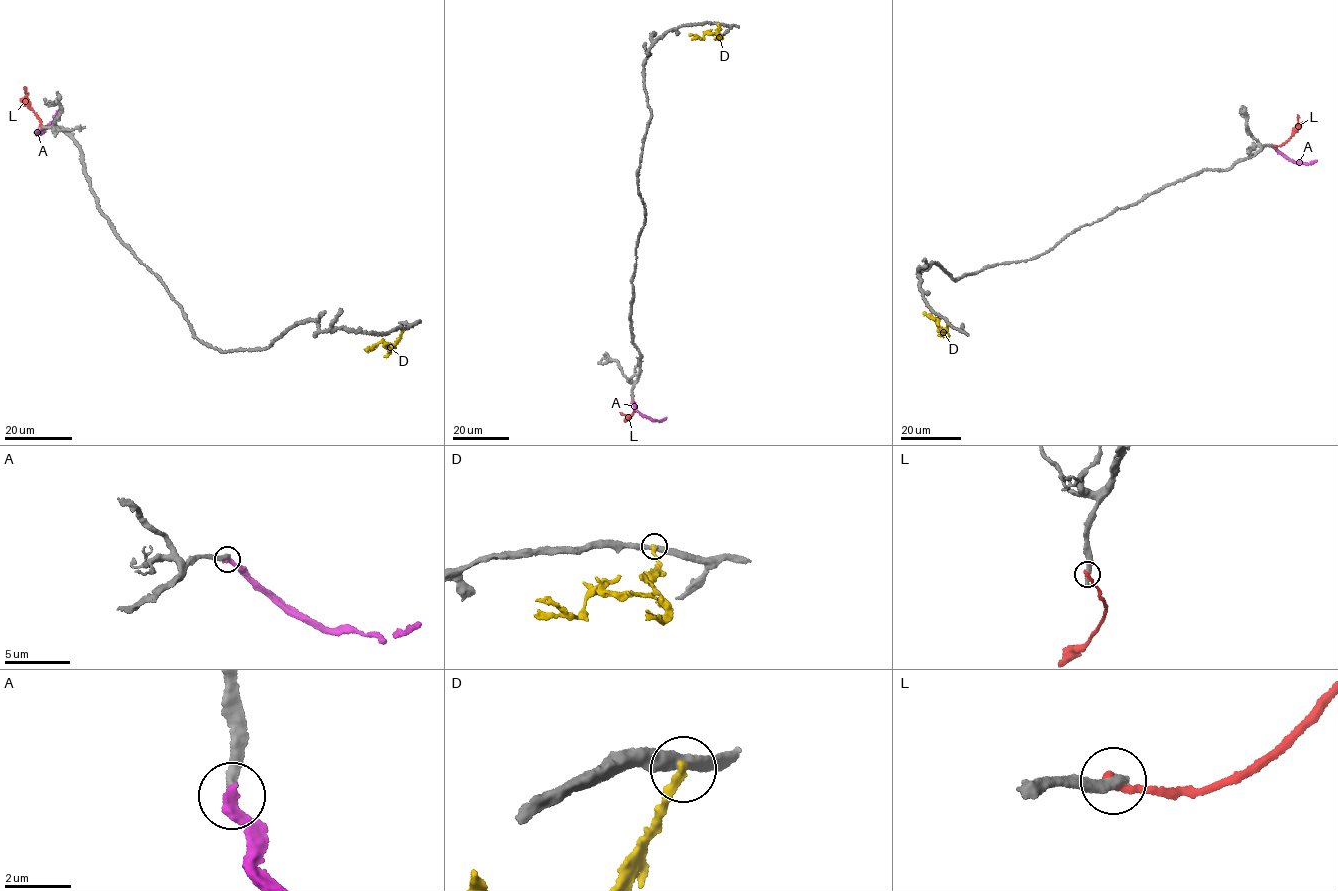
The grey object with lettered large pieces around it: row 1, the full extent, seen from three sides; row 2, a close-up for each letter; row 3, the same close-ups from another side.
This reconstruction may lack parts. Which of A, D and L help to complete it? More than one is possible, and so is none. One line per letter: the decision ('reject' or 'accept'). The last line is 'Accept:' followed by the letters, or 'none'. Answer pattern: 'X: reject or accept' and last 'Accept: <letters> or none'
A: reject
D: reject
L: reject
Accept: none

